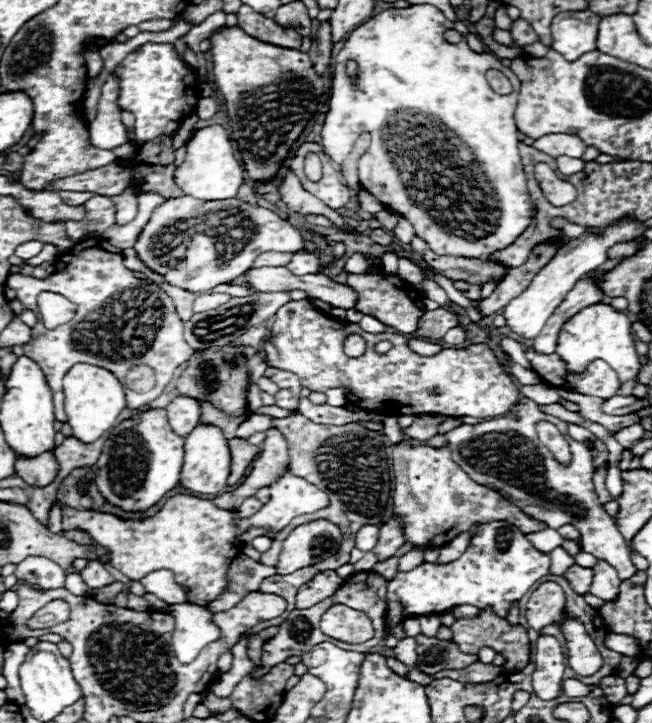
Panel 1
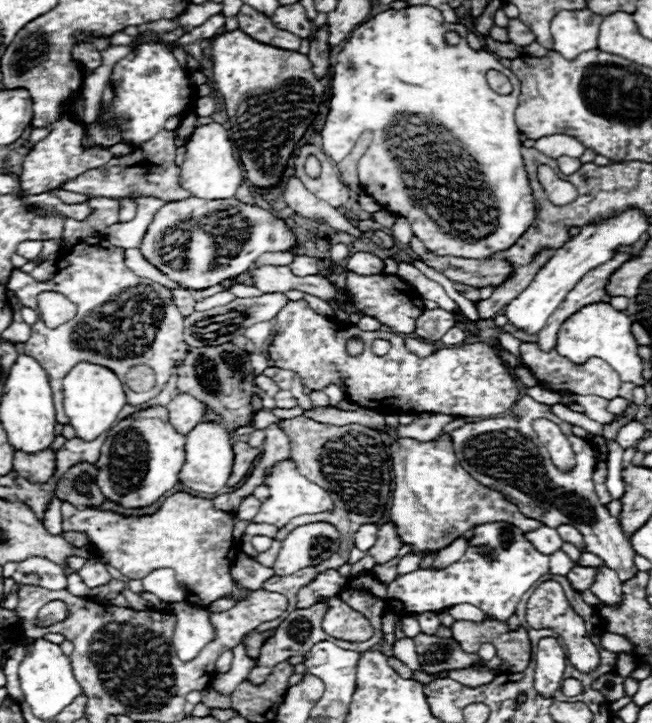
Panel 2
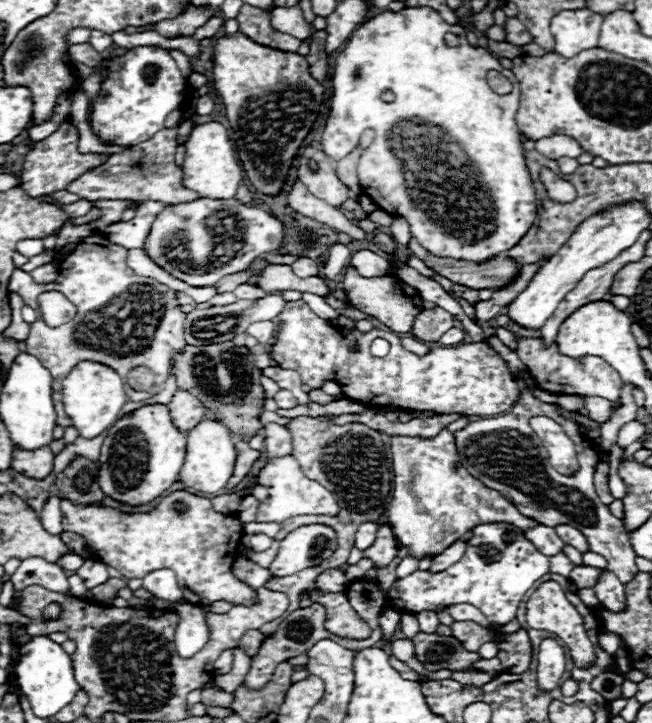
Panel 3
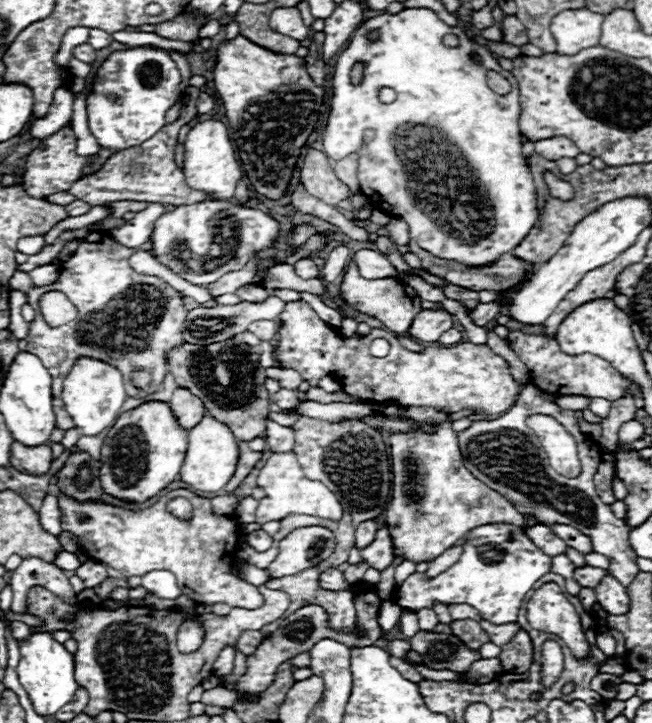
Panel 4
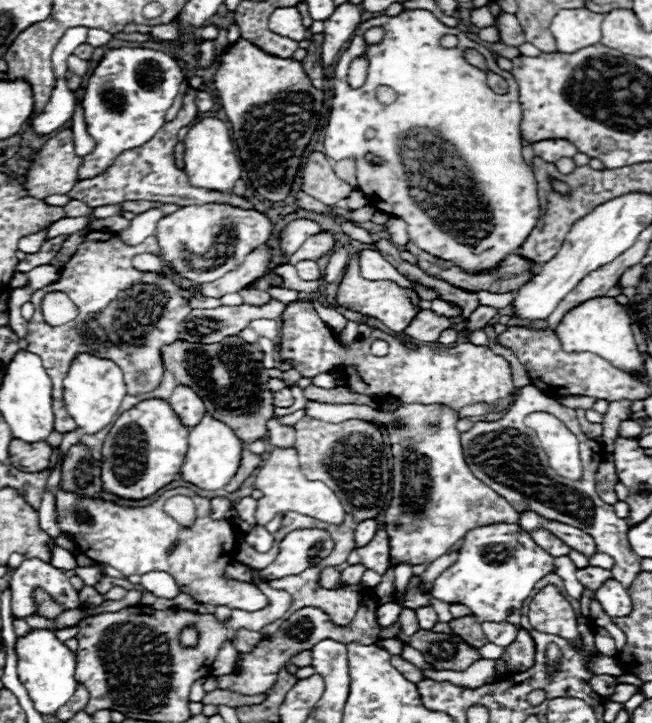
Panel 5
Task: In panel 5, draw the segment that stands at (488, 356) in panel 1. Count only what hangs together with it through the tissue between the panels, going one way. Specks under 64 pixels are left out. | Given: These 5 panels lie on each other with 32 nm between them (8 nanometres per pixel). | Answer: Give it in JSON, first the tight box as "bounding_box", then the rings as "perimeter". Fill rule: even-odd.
{"bounding_box":[278,302,516,410],"perimeter":[[[290,302],[280,318],[282,328],[278,358],[282,362],[290,360],[294,370],[310,380],[318,374],[338,370],[350,392],[376,400],[398,398],[400,402],[408,404],[442,404],[452,410],[460,410],[478,402],[506,406],[516,394],[510,364],[486,346],[460,342],[454,348],[420,346],[418,350],[408,350],[392,334],[382,330],[372,330],[370,338],[356,338],[350,344],[342,344],[308,302]],[[378,338],[390,344],[388,356],[372,356],[370,344]]]}

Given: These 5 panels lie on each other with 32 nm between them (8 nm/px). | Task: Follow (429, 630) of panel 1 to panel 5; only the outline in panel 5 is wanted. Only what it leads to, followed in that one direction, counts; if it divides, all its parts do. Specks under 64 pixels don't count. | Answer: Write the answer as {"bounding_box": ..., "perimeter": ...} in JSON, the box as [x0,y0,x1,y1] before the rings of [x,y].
{"bounding_box":[416,606,438,630],"perimeter":[[[424,606],[424,608],[416,610],[416,616],[418,616],[418,624],[420,624],[422,630],[432,630],[432,626],[438,622],[432,606]]]}

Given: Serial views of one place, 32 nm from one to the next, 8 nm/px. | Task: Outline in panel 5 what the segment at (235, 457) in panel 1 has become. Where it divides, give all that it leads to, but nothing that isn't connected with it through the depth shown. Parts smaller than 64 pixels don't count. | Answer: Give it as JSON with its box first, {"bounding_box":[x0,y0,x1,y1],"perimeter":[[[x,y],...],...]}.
{"bounding_box":[224,444,262,492],"perimeter":[[[244,444],[244,448],[242,448],[242,458],[240,458],[240,466],[238,466],[238,470],[236,470],[236,476],[232,478],[232,482],[228,482],[228,486],[224,486],[224,490],[226,490],[226,492],[238,490],[240,484],[252,474],[252,470],[254,470],[260,462],[262,462],[262,456],[250,452],[250,450],[246,448],[246,444]]]}

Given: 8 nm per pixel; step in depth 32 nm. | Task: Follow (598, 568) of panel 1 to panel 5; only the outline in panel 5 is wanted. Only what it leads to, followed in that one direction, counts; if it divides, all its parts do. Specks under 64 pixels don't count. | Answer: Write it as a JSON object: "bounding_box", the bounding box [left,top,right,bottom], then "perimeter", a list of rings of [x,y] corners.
{"bounding_box":[596,578,632,616],"perimeter":[[[614,578],[606,580],[600,590],[596,590],[596,600],[602,604],[608,616],[628,616],[632,610],[632,602],[628,590],[620,586]]]}

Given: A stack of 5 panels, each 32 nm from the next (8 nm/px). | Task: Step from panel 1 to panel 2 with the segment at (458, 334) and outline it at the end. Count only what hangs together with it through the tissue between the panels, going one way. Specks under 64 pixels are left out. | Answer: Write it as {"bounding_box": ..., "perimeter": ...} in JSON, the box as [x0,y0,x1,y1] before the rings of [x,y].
{"bounding_box":[440,326,464,346],"perimeter":[[[454,326],[452,330],[448,330],[448,334],[444,334],[444,338],[440,340],[444,346],[458,346],[464,342],[464,330]]]}

